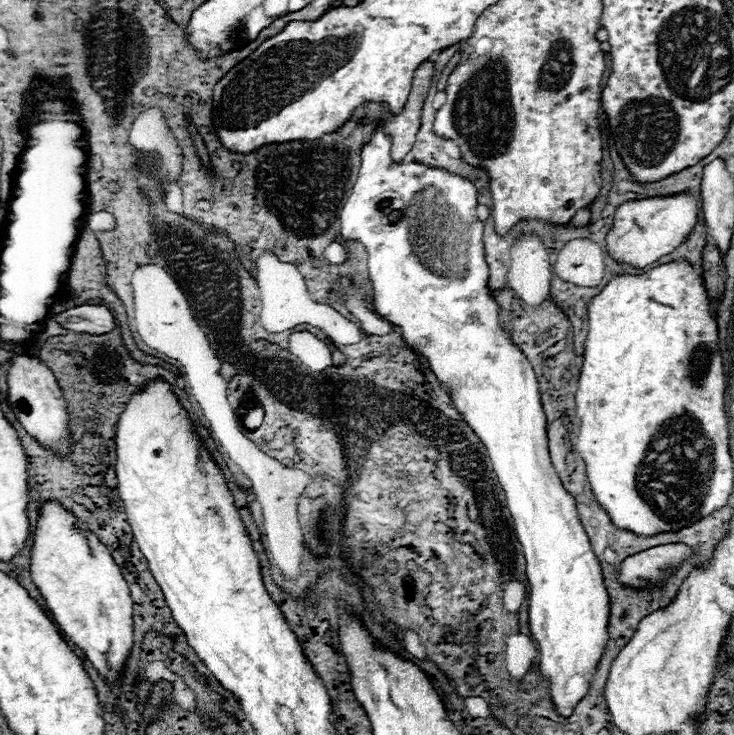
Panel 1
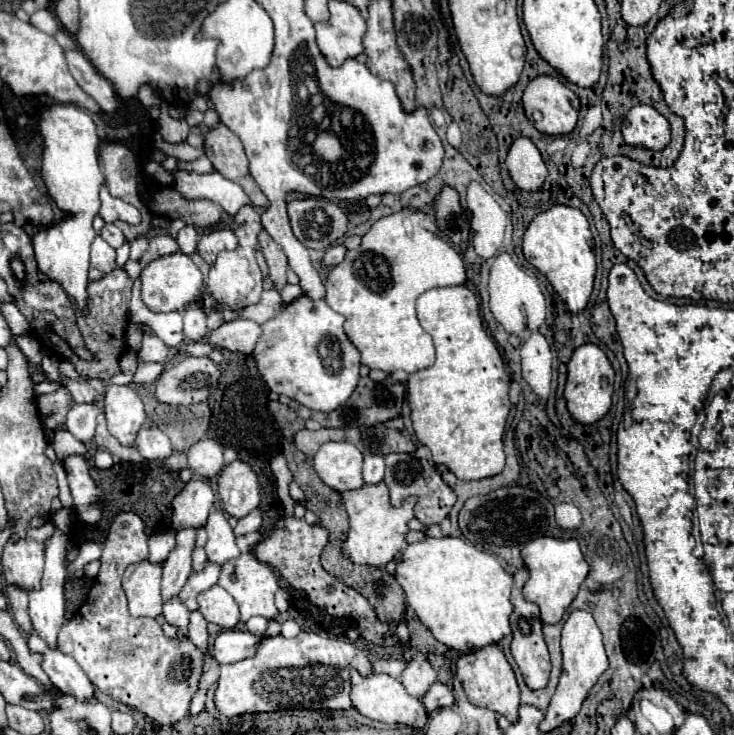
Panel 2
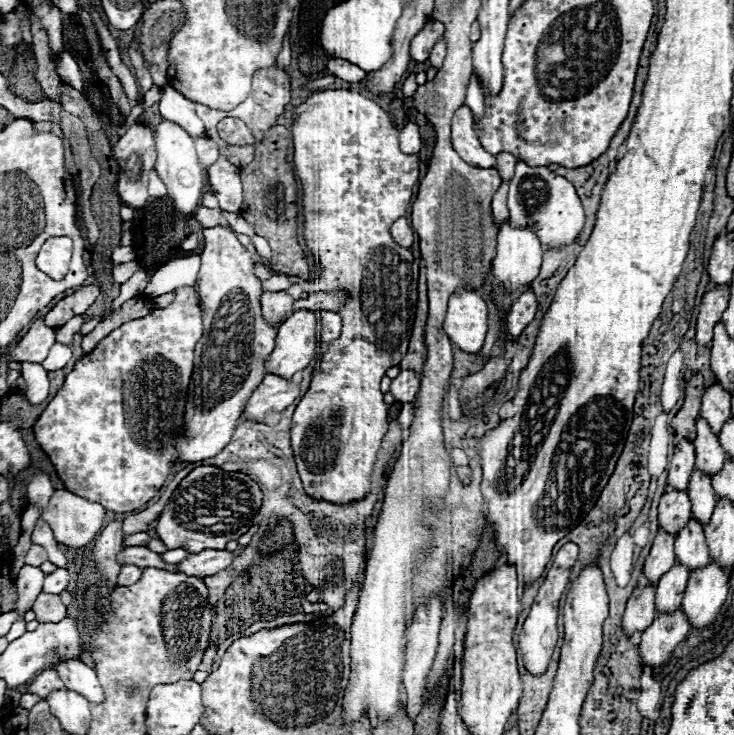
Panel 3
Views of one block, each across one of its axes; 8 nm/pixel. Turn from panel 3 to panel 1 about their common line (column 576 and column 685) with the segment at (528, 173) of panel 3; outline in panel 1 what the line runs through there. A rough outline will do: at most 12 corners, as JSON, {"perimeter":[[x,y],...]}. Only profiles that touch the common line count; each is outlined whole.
{"perimeter":[[688,194],[624,202],[608,252],[644,268],[696,226]]}

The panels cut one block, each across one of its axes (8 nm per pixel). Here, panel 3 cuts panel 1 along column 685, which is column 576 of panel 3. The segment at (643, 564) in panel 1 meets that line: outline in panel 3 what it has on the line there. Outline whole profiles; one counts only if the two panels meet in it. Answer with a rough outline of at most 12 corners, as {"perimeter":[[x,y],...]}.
{"perimeter":[[578,546],[554,556],[522,630],[526,670],[546,672],[558,642],[558,602]]}

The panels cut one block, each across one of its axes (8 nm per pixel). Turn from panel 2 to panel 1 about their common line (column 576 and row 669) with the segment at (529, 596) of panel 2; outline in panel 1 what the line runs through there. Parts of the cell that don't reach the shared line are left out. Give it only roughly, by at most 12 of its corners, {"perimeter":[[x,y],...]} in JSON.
{"perimeter":[[376,126],[340,220],[378,314],[486,444],[570,716],[600,562],[500,326],[470,180]]}

